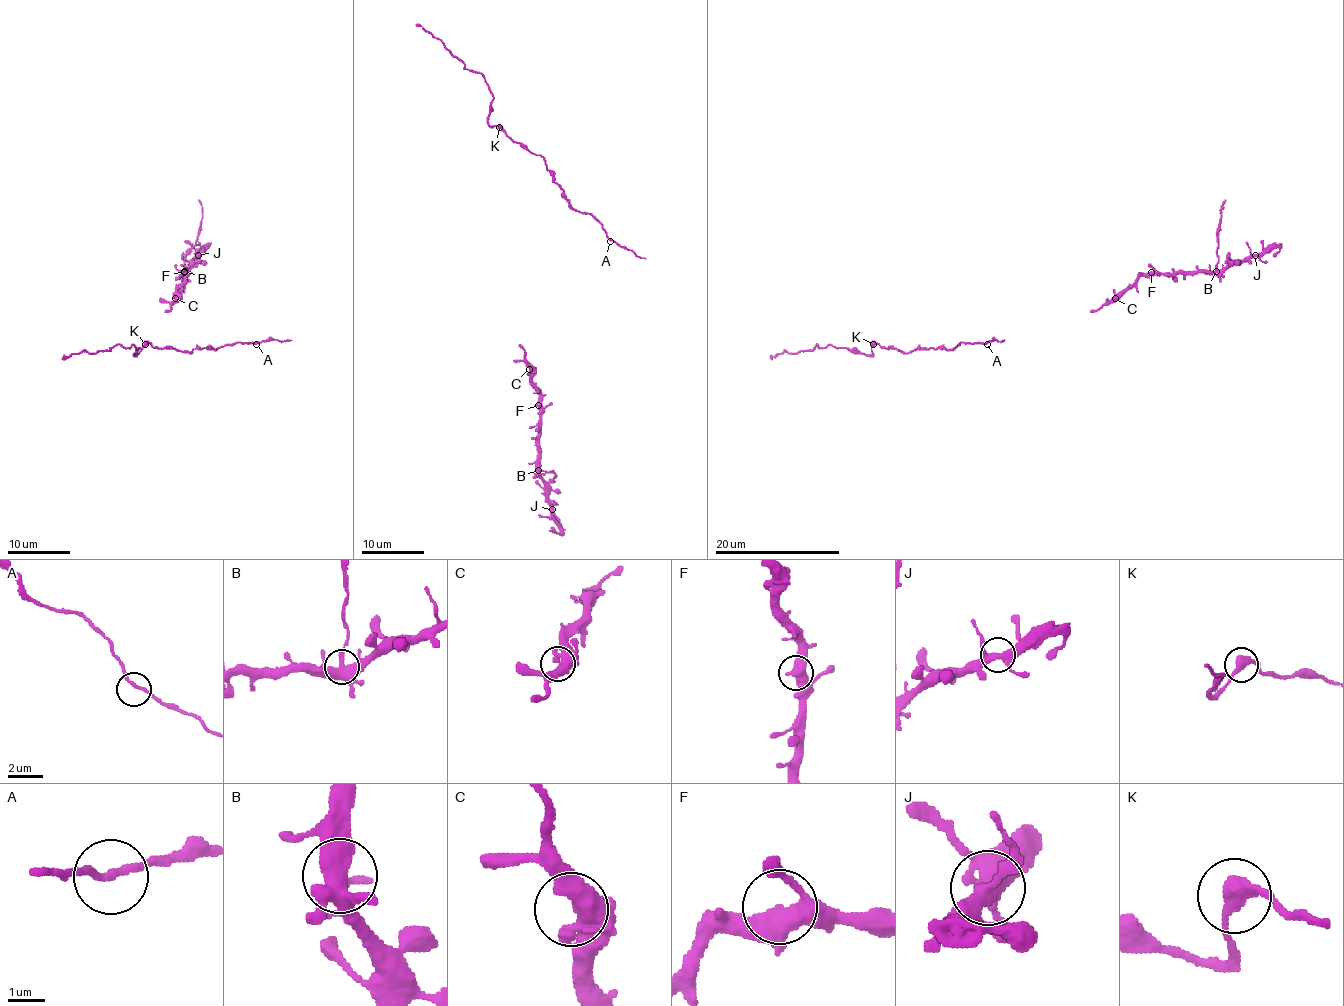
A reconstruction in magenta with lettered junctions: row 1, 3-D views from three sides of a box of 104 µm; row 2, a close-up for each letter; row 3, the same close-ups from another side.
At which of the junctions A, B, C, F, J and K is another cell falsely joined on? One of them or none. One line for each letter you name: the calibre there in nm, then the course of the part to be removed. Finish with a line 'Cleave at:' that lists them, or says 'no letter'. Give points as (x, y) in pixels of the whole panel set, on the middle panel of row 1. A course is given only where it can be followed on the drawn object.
B: Thickness 460 nm. Course of the part to remove: (538, 470), (557, 475), (552, 480)
Cleave at: B

